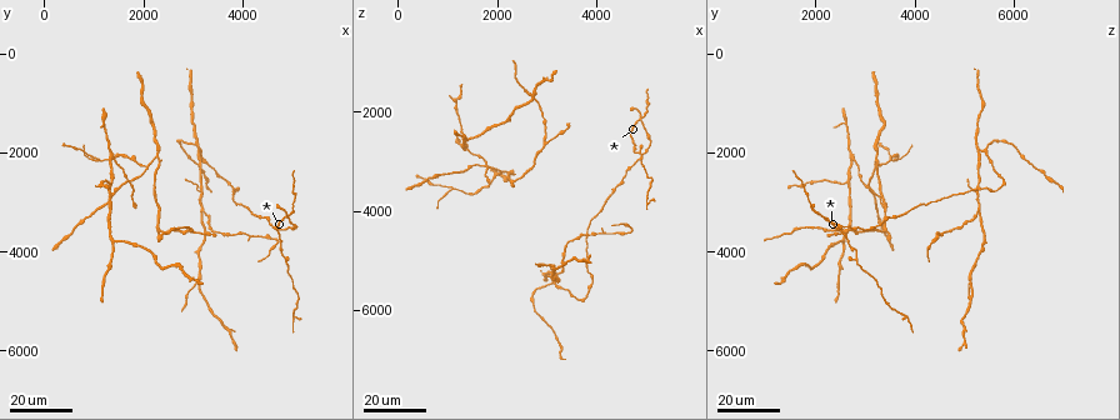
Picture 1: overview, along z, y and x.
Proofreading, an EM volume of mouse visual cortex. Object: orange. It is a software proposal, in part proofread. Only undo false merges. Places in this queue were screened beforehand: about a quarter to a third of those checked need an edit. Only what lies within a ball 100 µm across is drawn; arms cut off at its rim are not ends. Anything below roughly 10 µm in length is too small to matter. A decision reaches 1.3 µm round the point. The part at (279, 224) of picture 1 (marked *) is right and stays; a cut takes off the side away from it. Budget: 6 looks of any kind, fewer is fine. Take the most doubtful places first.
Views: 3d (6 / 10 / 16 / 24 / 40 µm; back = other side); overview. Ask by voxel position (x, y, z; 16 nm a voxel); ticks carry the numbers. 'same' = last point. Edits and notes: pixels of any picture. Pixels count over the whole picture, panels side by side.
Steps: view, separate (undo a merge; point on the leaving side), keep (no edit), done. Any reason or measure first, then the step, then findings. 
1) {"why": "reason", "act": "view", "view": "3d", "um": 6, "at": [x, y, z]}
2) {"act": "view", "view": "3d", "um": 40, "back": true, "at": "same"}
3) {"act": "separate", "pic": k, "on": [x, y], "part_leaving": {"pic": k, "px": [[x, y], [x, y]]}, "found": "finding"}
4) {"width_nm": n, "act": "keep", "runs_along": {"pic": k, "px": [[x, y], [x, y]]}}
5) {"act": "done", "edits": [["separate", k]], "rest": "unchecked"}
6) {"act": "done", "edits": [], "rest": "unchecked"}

{"why": "four-way junction", "act": "view", "view": "3d", "um": 16, "at": [4950, 3300, 2100]}

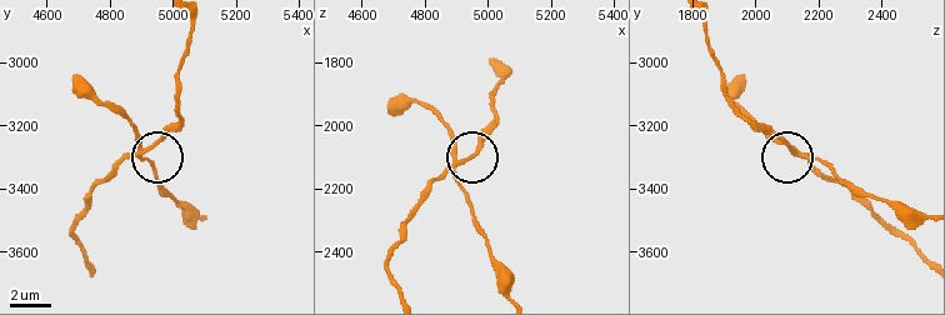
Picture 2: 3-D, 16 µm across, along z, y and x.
{"act": "view", "view": "3d", "um": 6, "at": [4890, 3290, 2140]}

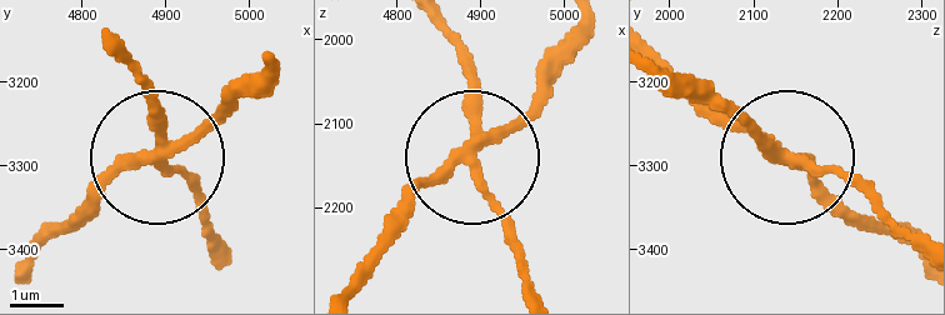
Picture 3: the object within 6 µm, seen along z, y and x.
{"act": "keep", "runs_along": {"pic": 3, "px": [[30, 259], [93, 193], [188, 139], [236, 89]]}, "found": "continuous, no second neuron"}

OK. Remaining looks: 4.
{"why": "three arms meet", "act": "view", "view": "3d", "um": 16, "at": [2250, 2100, 3200]}

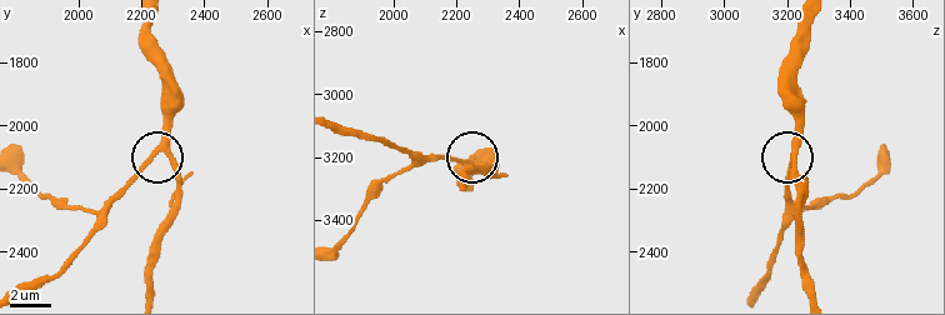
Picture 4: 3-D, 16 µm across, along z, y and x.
{"act": "view", "view": "3d", "um": 6, "at": "same"}

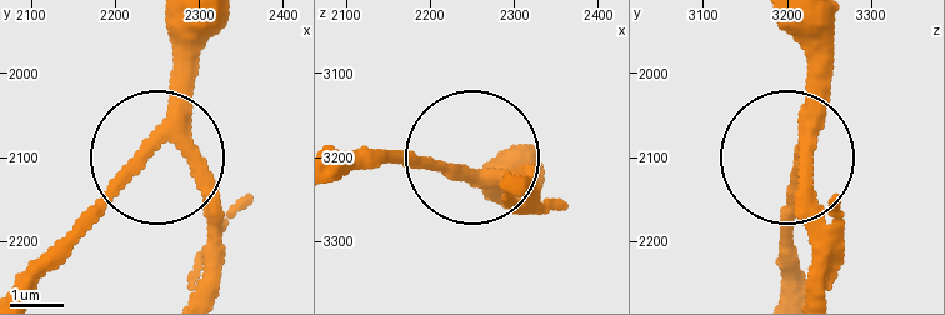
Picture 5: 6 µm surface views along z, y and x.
{"arms": 3, "act": "keep", "runs_along": {"pic": 5, "px": [[188, 291], [214, 198], [188, 158], [151, 148], [174, 23]]}, "found": "one neuron here"}

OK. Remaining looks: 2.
{"act": "view", "view": "3d", "um": 16, "at": [1450, 2100, 2800]}

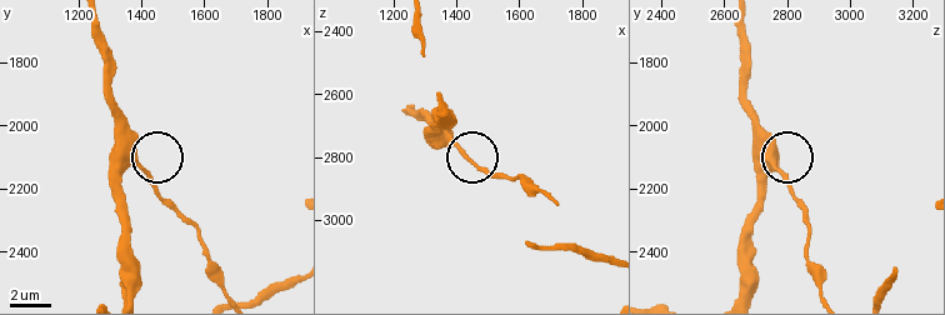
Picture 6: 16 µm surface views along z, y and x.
{"why": "closer look", "act": "view", "view": "3d", "um": 6, "at": [1390, 2120, 2750]}

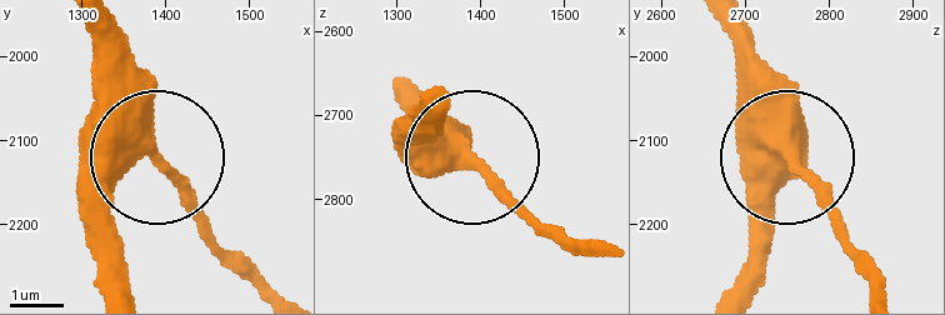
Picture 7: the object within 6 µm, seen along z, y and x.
{"width_nm": 420, "act": "keep", "runs_along": {"pic": 7, "px": [[881, 288], [791, 154], [783, 100], [738, 50]]}, "found": "one neuron here"}

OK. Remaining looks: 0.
{"act": "done", "edits": [], "rest": "unchecked"}

